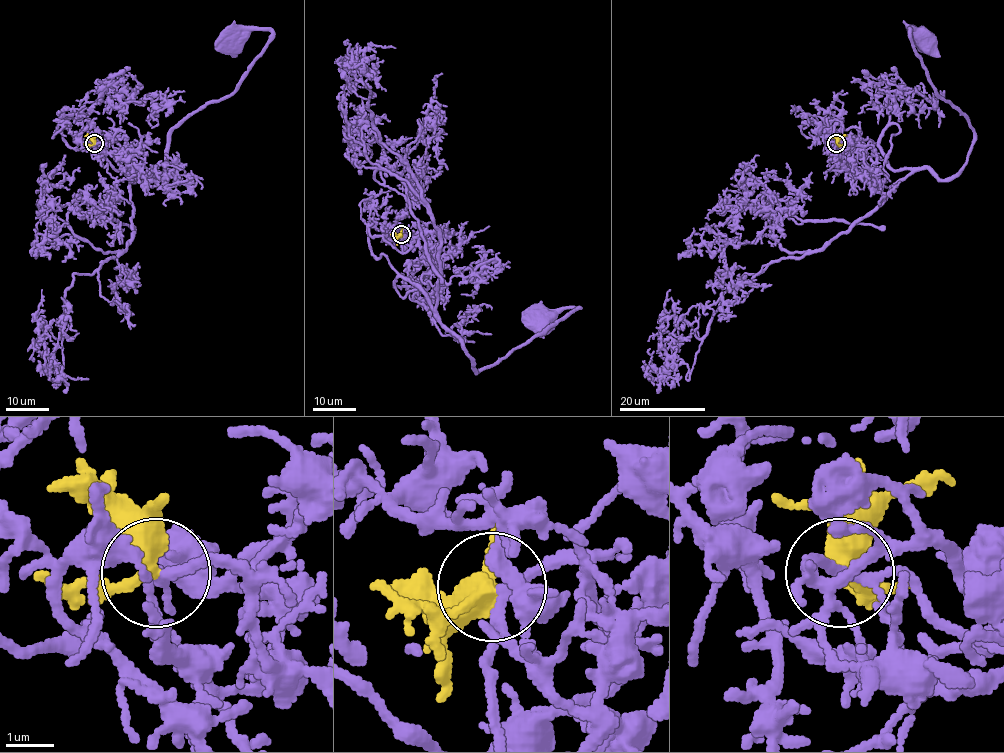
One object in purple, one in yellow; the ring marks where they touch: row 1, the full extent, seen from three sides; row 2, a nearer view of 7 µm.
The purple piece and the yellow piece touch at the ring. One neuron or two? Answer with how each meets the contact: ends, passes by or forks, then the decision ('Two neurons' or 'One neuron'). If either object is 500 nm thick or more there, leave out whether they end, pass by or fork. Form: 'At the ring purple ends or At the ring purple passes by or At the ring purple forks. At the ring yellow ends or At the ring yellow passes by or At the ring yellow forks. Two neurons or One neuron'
At the ring purple forks. At the ring yellow passes by. One neuron

